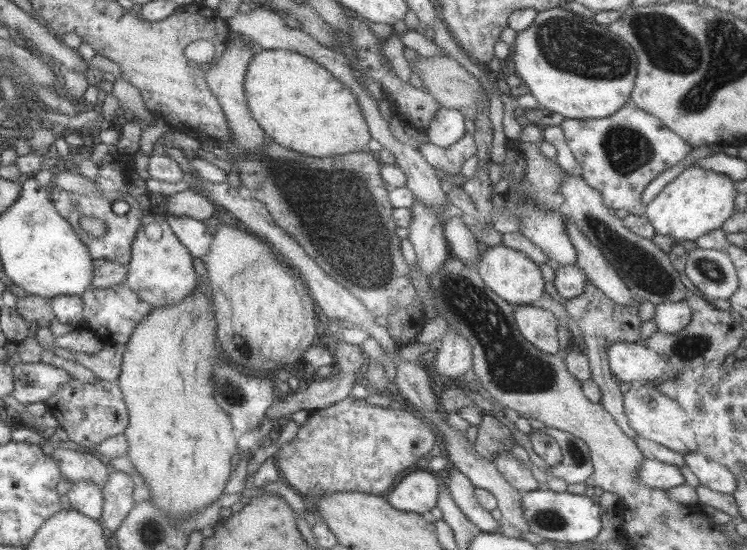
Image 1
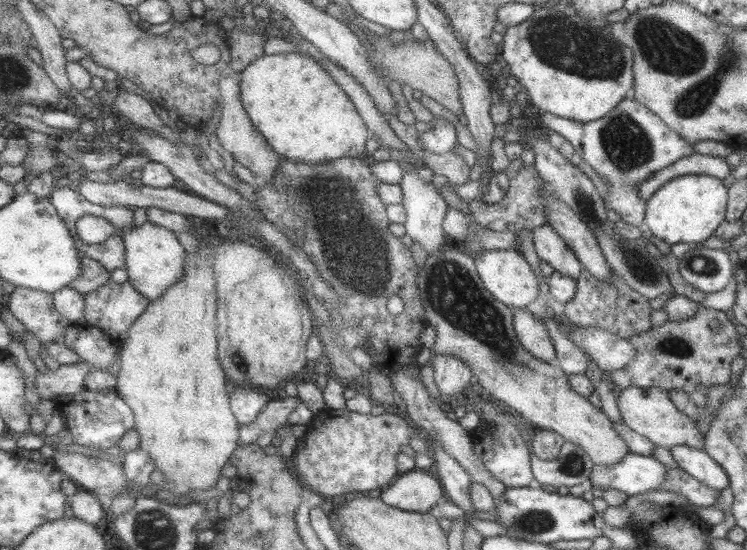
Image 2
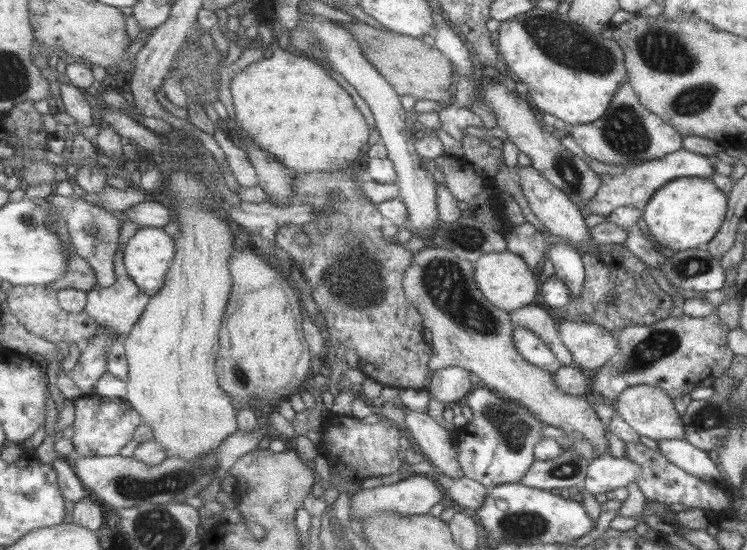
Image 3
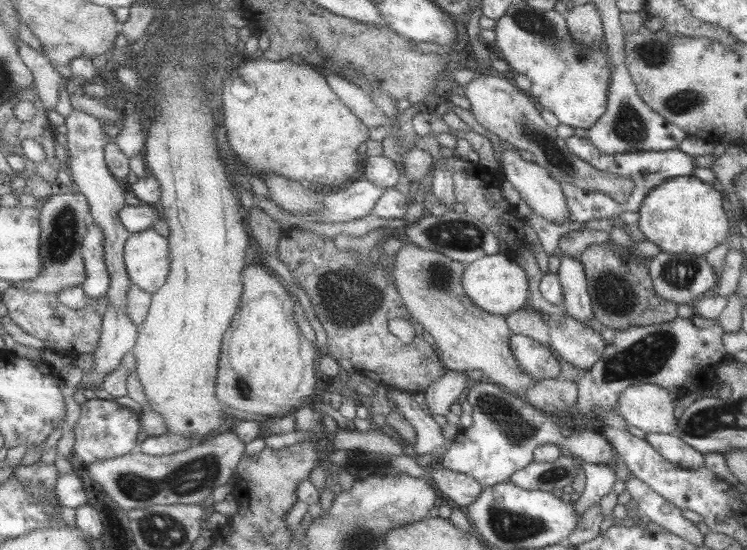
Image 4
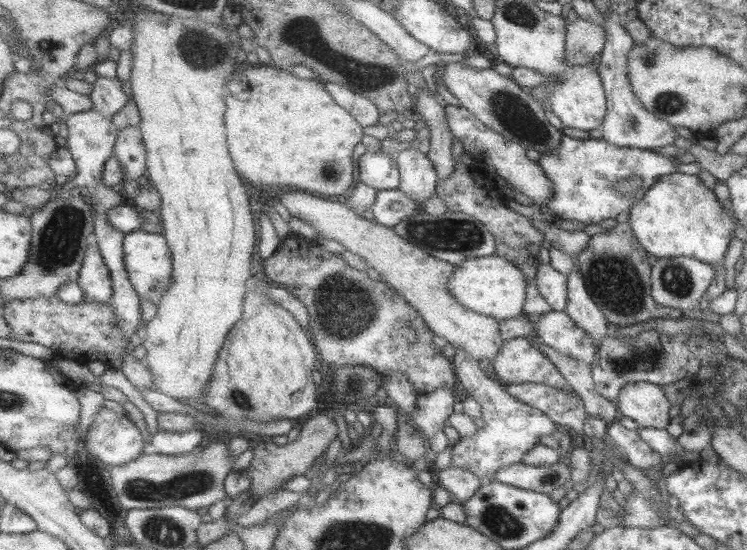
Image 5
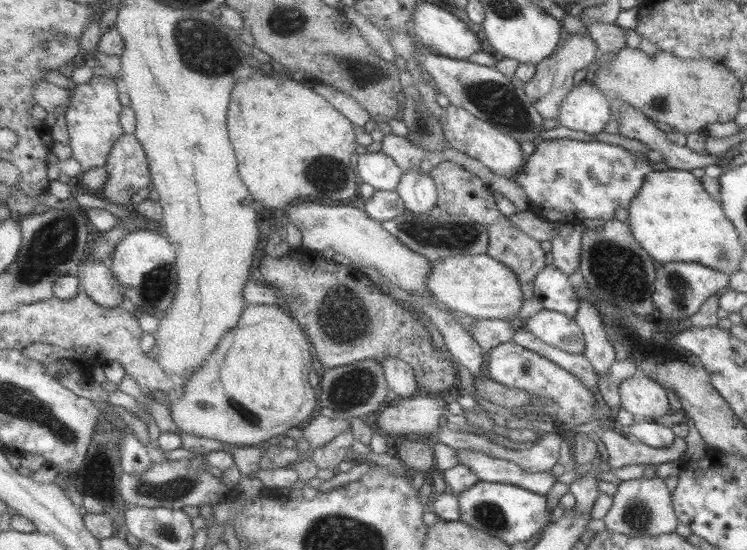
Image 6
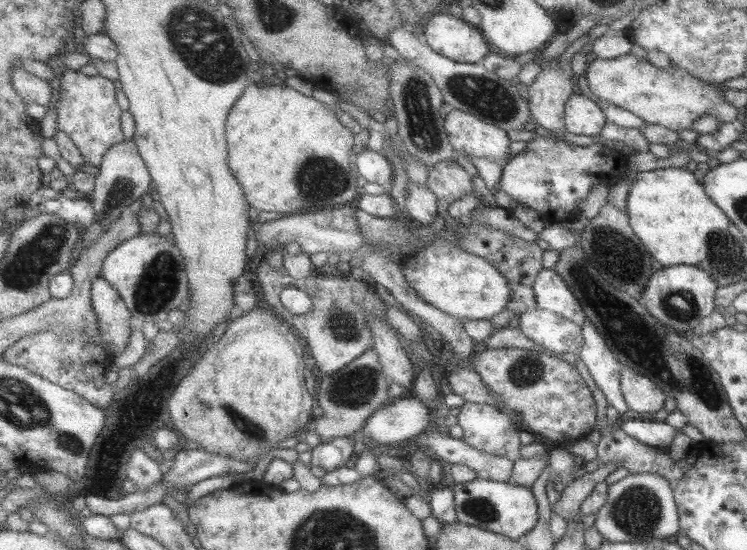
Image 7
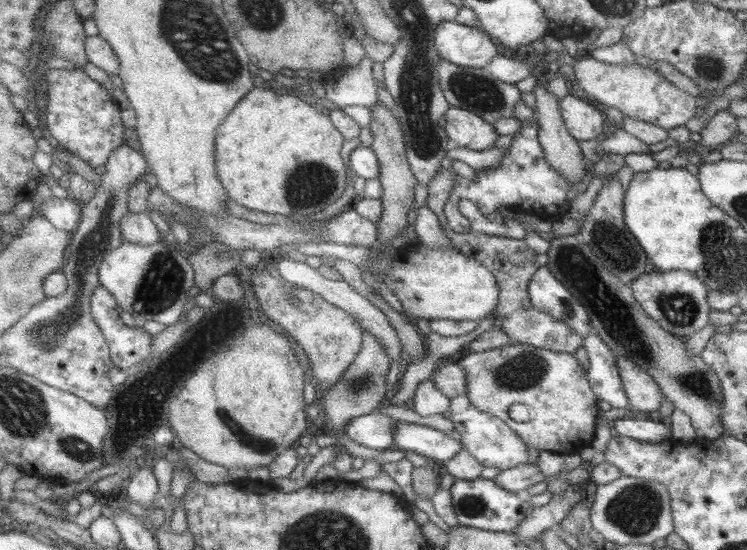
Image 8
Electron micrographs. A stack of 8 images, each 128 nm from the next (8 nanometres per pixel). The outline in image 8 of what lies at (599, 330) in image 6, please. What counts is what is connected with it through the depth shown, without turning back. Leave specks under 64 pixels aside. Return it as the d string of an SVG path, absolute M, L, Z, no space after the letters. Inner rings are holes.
M591 332L584 338L583 346L590 361L587 369L589 383L598 402L605 401L617 409L629 408L625 387L617 367L616 354L596 332Z

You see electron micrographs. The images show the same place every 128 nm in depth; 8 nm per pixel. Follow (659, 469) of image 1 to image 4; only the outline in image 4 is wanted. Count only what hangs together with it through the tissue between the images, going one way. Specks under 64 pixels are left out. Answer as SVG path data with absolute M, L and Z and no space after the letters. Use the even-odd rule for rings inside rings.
M583 463L586 472L585 489L574 502L573 509L581 515L601 502L601 498L613 490L616 483L615 465L594 465Z

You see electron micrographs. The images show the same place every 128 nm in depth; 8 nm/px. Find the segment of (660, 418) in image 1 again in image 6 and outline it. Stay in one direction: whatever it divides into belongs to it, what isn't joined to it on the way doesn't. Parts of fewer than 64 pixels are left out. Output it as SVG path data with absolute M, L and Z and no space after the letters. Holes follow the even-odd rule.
M632 375L619 384L621 407L635 418L652 420L671 413L667 390L644 375Z

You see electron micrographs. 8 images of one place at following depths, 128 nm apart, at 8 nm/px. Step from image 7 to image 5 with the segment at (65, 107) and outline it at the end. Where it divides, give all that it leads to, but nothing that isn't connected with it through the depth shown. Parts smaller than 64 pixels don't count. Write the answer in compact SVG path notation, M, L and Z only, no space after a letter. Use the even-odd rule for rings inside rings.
M101 75L93 77L93 91L90 95L93 100L93 107L90 110L72 114L67 121L70 130L68 147L74 154L79 166L78 173L73 177L72 182L77 189L84 189L86 193L92 194L91 201L97 215L97 231L94 239L101 245L115 284L115 295L111 303L117 312L119 323L125 328L127 339L131 339L131 336L134 336L142 328L144 300L137 291L137 287L134 286L133 279L130 278L126 266L125 238L127 233L118 230L109 219L109 210L124 202L125 193L122 189L108 186L105 183L104 173L109 160L115 155L117 142L122 131L116 126L114 116L126 108L130 98L124 92L124 82L120 78L112 79L112 77Z

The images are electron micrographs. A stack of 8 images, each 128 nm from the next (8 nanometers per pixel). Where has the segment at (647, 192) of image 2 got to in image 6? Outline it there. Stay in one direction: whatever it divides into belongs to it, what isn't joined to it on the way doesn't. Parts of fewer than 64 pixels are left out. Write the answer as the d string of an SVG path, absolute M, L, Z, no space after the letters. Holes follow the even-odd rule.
M562 138L562 139L544 139L536 144L537 147L533 150L533 153L528 157L526 156L525 163L521 166L521 171L515 176L514 179L519 186L522 187L522 190L526 192L528 198L530 199L530 210L534 211L538 216L548 219L557 223L581 223L584 218L590 218L594 220L609 221L610 219L615 218L616 208L628 208L631 202L634 200L634 196L638 194L637 190L640 188L642 182L644 182L644 177L650 172L654 171L652 166L648 163L648 160L637 159L634 155L631 155L626 151L622 146L616 146L614 144L609 144L603 141L578 141L573 140L572 138Z

